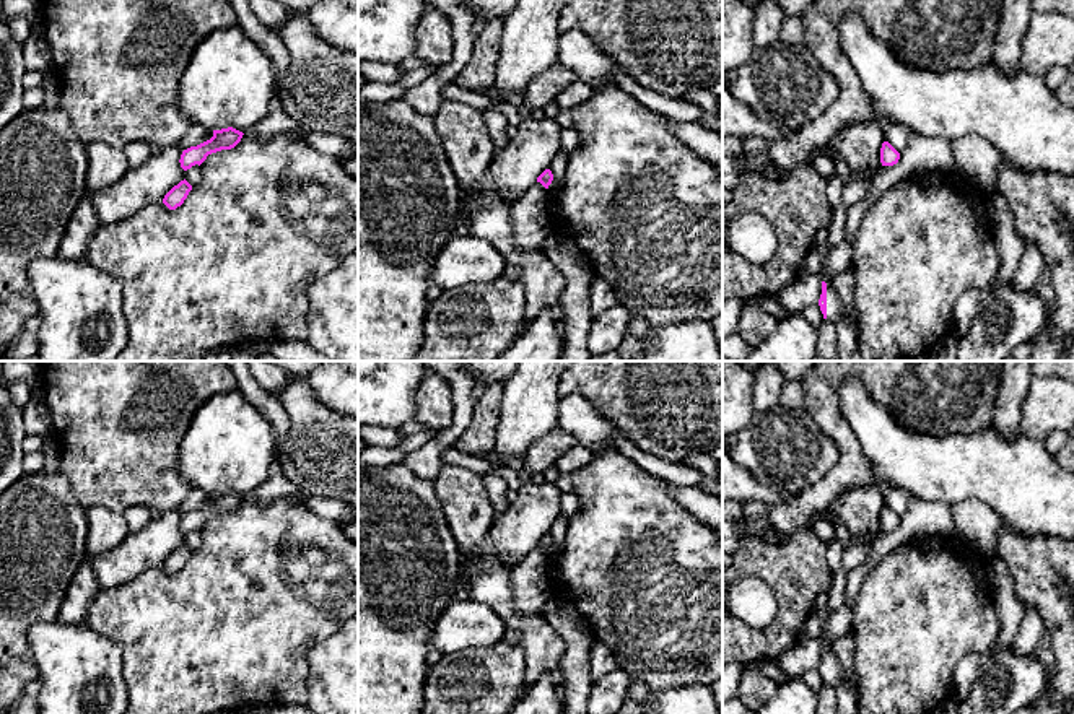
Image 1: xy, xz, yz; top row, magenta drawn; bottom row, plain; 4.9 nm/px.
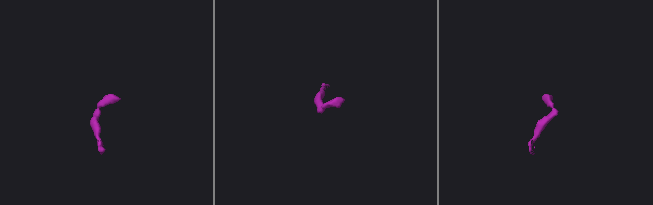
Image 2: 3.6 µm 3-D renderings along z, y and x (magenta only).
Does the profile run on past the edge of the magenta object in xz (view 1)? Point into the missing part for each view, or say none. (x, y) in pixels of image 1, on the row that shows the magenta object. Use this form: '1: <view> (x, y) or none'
1: xz (529, 213)

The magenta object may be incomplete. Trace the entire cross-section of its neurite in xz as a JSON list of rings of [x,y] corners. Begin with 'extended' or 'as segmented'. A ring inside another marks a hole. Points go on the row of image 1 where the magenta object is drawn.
extended | [[[545,169],[537,181],[511,203],[513,241],[517,249],[540,250],[550,231],[548,185],[553,181]]]

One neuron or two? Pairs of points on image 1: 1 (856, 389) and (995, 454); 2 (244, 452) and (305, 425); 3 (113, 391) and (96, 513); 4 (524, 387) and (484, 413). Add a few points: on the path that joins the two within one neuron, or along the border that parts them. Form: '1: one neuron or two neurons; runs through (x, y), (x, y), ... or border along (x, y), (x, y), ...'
1: one neuron; runs through (881, 426), (908, 454), (957, 454)
2: two neurons; border along (275, 444), (277, 467)
3: two neurons; border along (87, 508), (103, 506), (121, 514)
4: two neurons; border along (503, 384), (495, 441)

